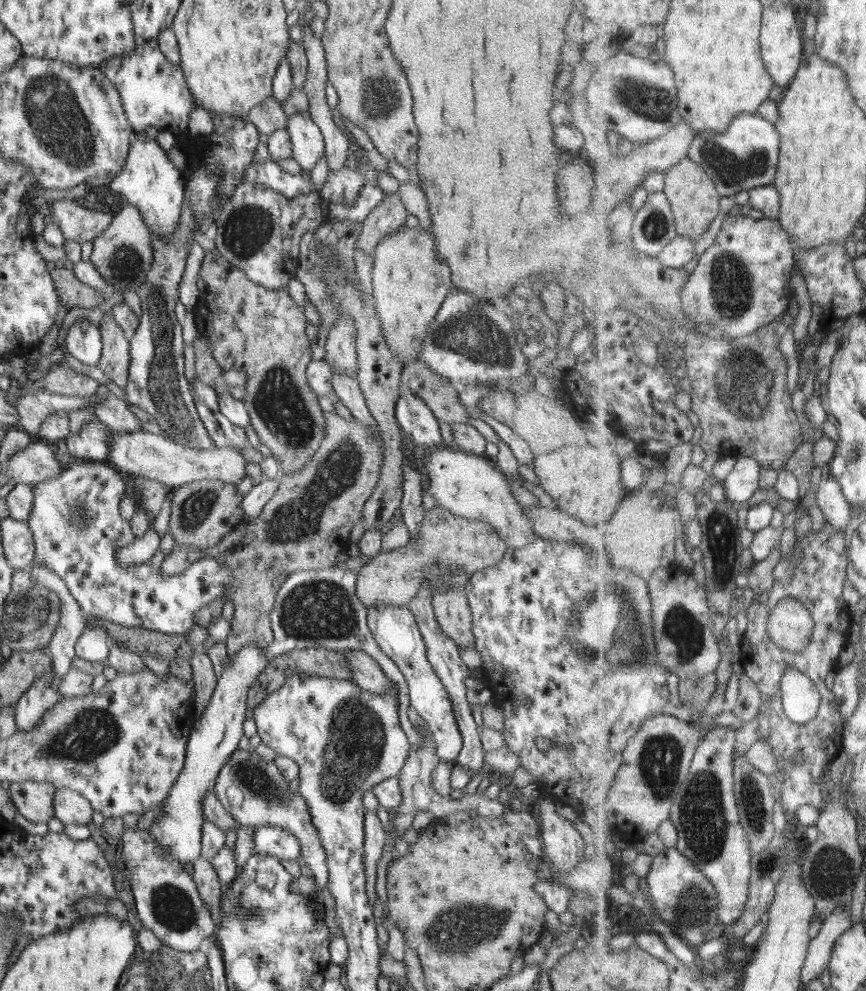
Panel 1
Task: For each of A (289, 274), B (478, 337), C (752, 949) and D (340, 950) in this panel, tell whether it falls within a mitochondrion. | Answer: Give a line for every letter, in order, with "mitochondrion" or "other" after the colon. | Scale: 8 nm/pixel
A: other
B: mitochondrion
C: other
D: other

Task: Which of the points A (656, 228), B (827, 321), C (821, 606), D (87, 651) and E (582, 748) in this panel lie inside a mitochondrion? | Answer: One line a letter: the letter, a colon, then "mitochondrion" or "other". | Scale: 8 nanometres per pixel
A: mitochondrion
B: other
C: other
D: other
E: other

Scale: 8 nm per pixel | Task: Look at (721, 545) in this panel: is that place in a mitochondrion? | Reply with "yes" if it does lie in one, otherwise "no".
yes

